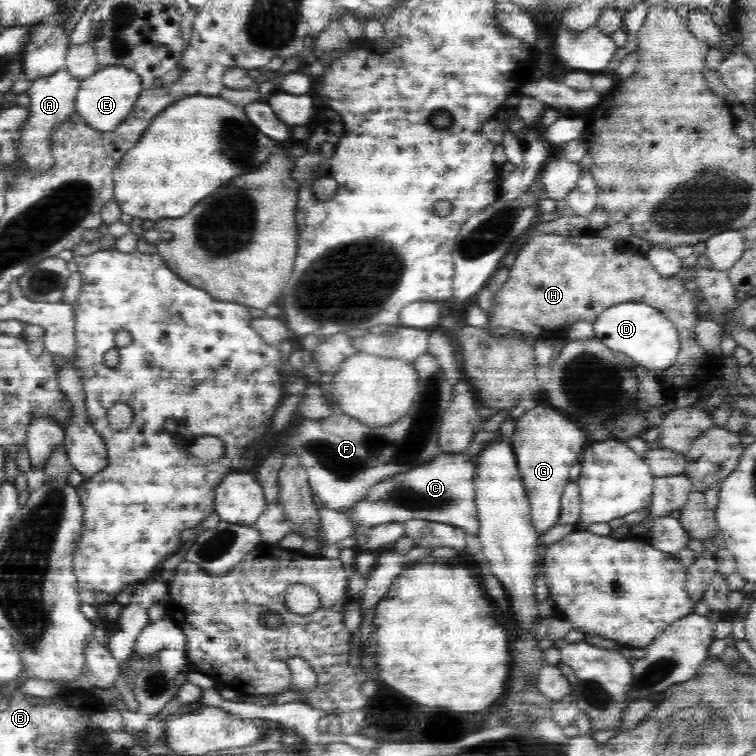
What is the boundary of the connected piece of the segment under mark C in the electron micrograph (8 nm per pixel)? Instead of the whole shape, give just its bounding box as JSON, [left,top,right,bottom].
[342,451,479,536]

